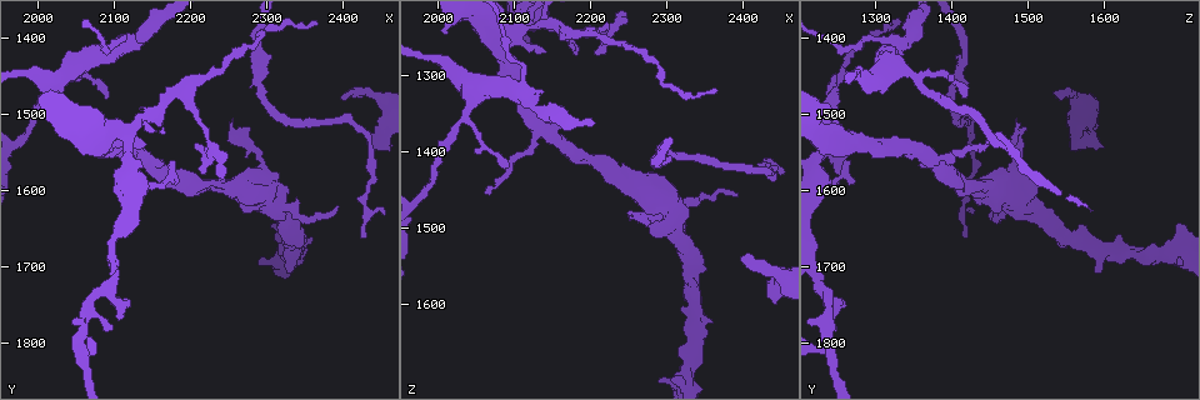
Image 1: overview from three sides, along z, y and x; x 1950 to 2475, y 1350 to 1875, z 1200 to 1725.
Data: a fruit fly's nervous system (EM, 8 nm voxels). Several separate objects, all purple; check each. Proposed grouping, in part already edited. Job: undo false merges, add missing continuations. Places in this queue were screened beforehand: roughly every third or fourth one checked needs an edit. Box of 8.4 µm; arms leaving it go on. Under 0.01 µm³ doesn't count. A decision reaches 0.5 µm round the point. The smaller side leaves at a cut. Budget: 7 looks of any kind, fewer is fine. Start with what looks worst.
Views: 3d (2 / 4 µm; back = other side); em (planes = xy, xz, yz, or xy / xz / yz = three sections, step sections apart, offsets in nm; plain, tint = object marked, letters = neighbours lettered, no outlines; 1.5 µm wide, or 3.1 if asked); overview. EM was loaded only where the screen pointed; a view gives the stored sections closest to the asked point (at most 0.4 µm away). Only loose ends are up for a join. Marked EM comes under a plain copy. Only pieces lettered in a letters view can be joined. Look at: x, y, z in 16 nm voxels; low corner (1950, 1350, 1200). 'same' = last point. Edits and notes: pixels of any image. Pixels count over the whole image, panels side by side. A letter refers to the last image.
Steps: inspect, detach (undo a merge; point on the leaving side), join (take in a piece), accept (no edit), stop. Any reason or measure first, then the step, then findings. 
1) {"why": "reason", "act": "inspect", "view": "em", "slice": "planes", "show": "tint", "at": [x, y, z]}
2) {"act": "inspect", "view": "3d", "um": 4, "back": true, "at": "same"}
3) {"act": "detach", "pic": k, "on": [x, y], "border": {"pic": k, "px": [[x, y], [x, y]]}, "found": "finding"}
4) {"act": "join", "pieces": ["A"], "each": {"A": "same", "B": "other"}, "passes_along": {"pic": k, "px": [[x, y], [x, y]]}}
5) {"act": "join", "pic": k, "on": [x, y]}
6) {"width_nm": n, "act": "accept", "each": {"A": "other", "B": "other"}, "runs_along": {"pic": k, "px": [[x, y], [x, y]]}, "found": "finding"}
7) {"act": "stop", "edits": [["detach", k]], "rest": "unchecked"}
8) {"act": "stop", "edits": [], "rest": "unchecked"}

{"why": "free end", "act": "inspect", "view": "em", "slice": "planes", "show": "letters", "at": [2400, 1480, 1545]}

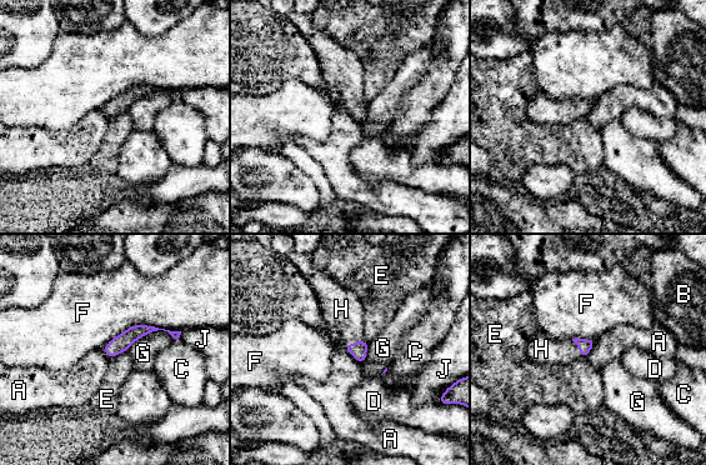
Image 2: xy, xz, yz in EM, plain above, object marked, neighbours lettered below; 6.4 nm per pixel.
{"act": "join", "pieces": ["H"], "each": {"A": "other", "B": "other", "C": "other", "D": "other", "E": "other", "F": "other", "G": "other", "H": "same", "J": "other"}, "passes_along": {"pic": 2, "px": [[359, 350], [352, 343], [341, 309]]}, "found": "it goes on there"}

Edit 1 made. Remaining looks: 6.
{"act": "inspect", "view": "overview"}

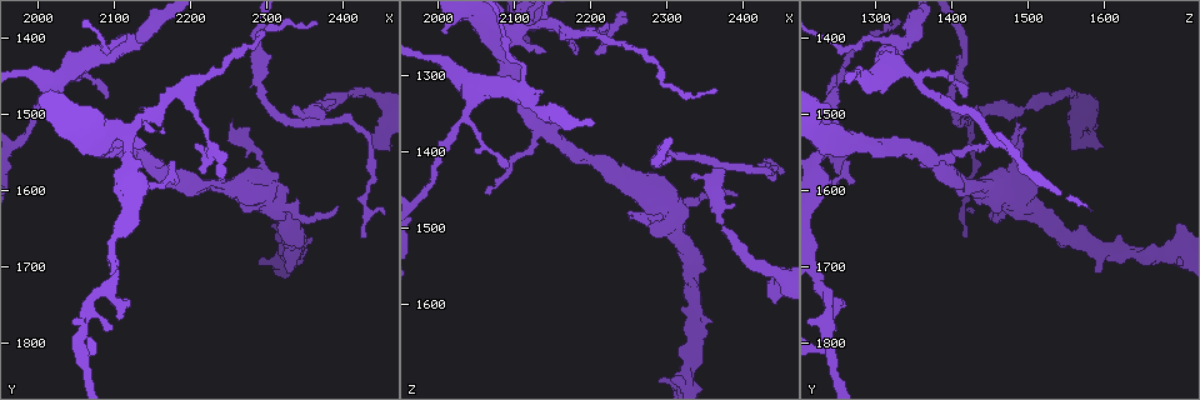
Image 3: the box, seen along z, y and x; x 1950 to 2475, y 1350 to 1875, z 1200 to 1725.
{"why": "tapers out", "act": "inspect", "view": "em", "slice": "planes", "show": "letters", "at": [2205, 1540, 1270]}

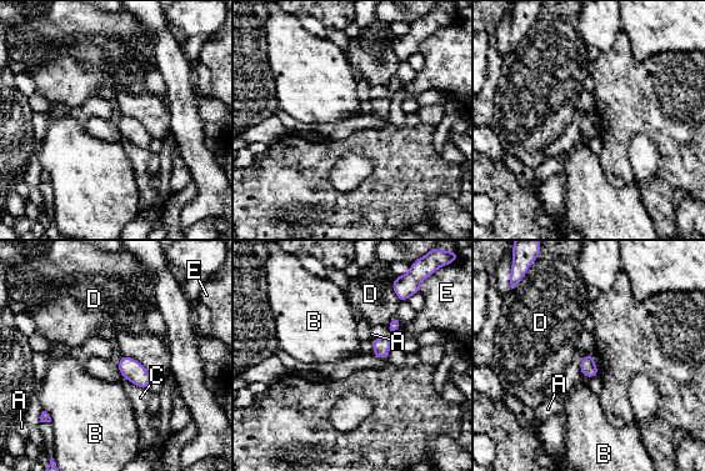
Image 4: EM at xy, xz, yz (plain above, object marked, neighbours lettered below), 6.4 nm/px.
{"longest_contact_nm": ["C", 170], "act": "accept", "each": {"A": "other", "B": "other", "C": "other", "D": "other", "E": "other"}, "found": "none of them fits"}

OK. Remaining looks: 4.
{"why": "an open end", "act": "inspect", "view": "3d", "um": 2, "at": [2010, 1495, 1240]}

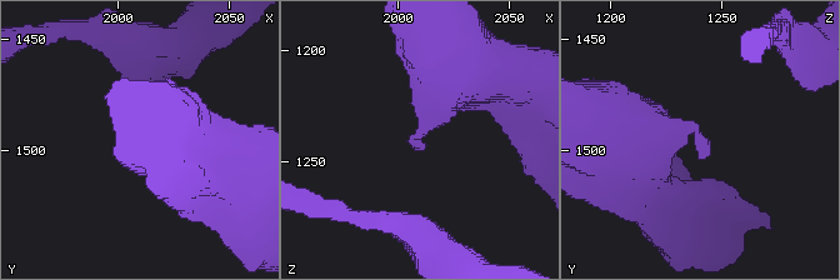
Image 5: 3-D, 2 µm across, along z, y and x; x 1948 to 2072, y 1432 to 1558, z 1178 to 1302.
{"why": "need the tissue", "act": "inspect", "view": "em", "slice": "planes", "show": "letters", "at": [2010, 1498, 1244]}

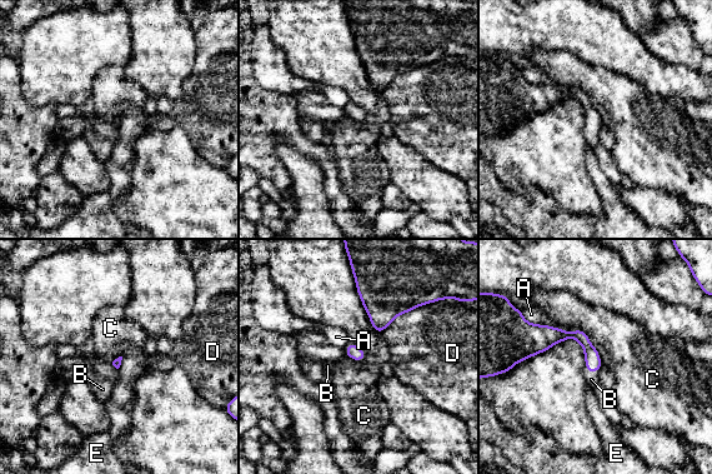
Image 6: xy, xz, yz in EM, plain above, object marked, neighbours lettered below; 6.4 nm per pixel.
{"act": "join", "pieces": ["B"], "each": {"A": "other", "B": "same", "C": "other", "D": "other", "E": "other"}, "passes_along": {"pic": 6, "px": [[592, 360], [588, 372], [591, 379]]}, "found": "it goes on there"}

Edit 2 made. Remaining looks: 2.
{"act": "stop", "edits": [["join", 2], ["join", 6]], "rest": "unchecked"}

